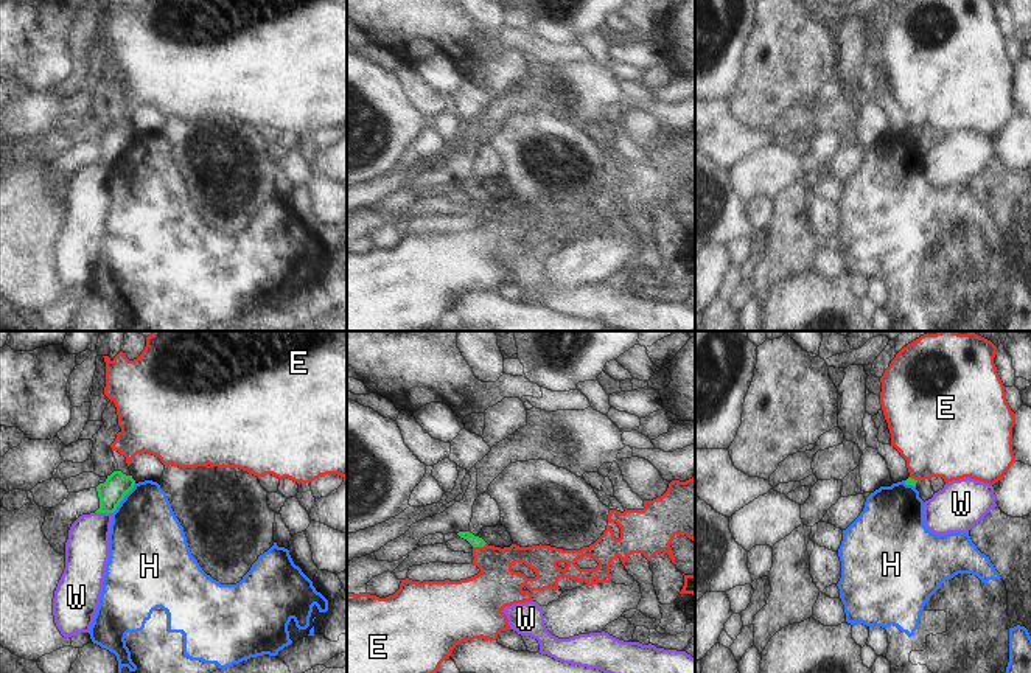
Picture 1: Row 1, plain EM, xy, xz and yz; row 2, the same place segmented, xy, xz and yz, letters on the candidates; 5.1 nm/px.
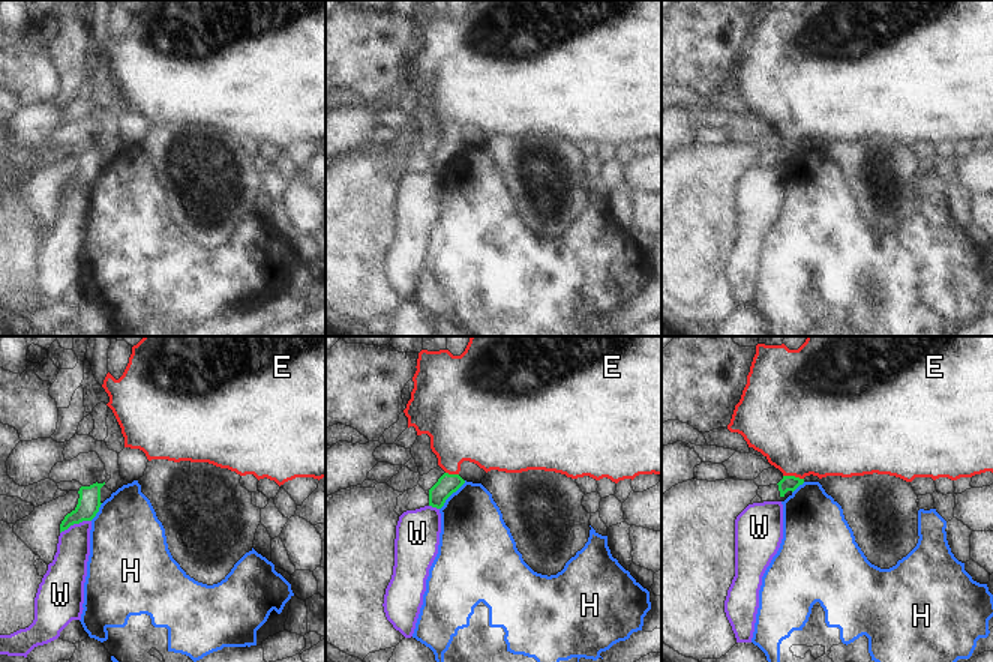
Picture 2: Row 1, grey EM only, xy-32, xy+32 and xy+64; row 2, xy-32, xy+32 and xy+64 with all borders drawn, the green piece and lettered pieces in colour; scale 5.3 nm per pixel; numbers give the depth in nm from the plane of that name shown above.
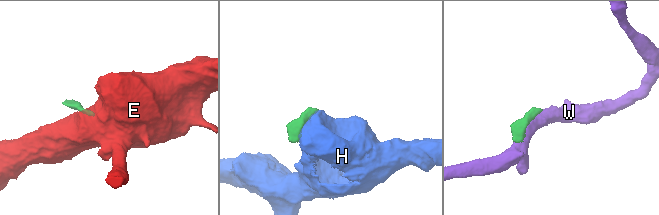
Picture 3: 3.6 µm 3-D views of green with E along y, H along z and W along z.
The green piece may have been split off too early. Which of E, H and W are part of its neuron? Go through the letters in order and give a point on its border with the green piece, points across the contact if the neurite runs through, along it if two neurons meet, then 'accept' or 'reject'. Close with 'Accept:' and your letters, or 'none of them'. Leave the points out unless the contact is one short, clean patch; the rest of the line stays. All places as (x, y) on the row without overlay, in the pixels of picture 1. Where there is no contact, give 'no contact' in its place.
E: xz (479, 198) | across xz (475, 193), (479, 198), (495, 216), (496, 238) | accept
H: xy (123, 149) | reject
W: xy (103, 163) | along xy (95, 163), (111, 165) | reject
Accept: E

